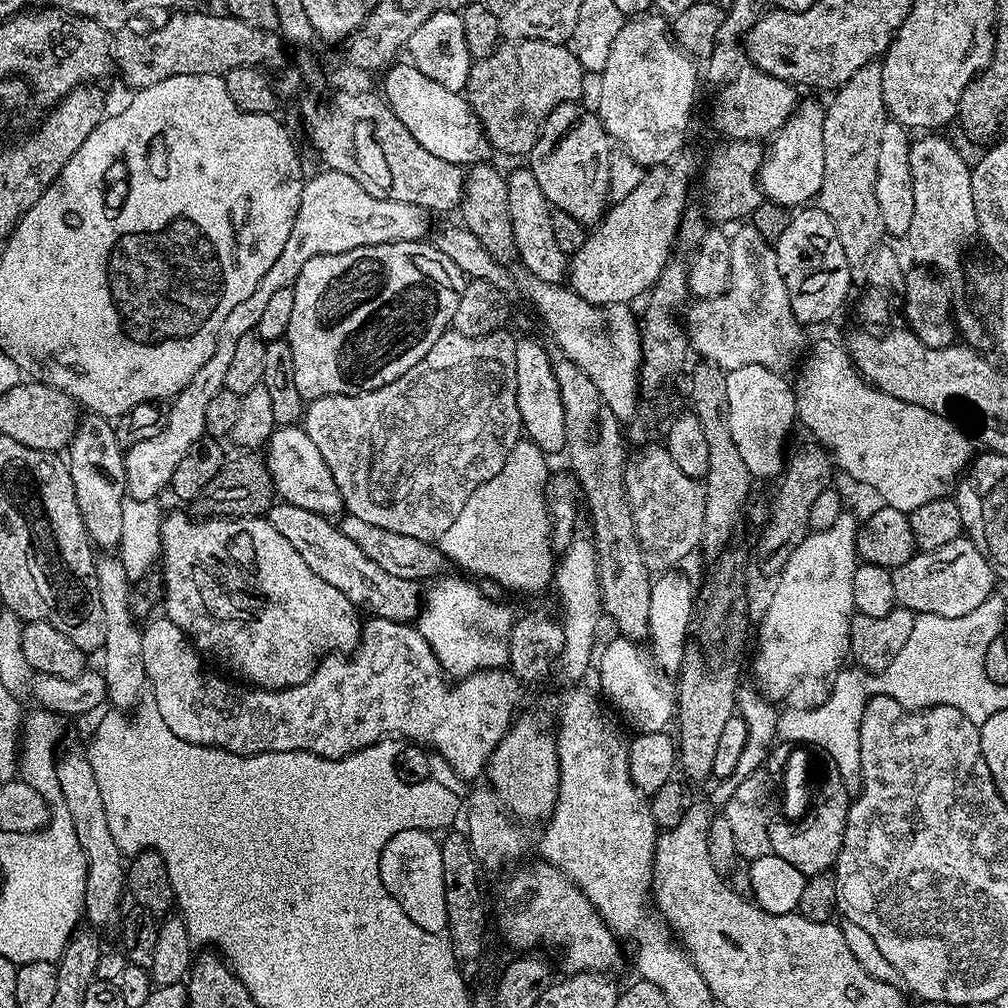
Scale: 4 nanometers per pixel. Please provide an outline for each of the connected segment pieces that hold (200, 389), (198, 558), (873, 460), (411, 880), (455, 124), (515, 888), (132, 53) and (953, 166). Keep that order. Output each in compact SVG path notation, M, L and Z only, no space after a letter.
M320 170L313 180L304 180L304 188L300 191L298 214L294 218L294 226L290 226L290 238L286 238L286 247L274 266L266 270L262 282L254 289L254 294L246 298L230 314L226 314L222 326L218 326L218 338L214 342L214 354L202 365L202 370L190 378L188 385L171 401L172 409L167 409L164 428L158 434L146 438L142 442L132 444L124 454L126 470L126 492L129 497L138 500L156 500L159 492L172 483L174 469L182 462L186 450L194 446L194 442L205 439L206 406L210 406L214 394L225 388L226 370L234 359L234 350L238 346L238 338L242 334L255 332L266 307L266 301L277 290L286 290L296 283L298 274L310 258L318 258L322 254L342 254L346 250L354 250L358 246L378 246L386 242L402 242L403 240L423 241L428 232L429 213L425 209L386 198L374 198L374 194L366 194L354 178L348 174L331 170Z
M168 512L163 517L160 530L160 553L162 564L164 562L164 592L162 588L162 600L164 596L164 608L167 619L173 620L182 629L189 640L196 645L197 649L205 657L213 656L216 660L221 660L228 668L233 668L240 676L245 676L249 680L249 685L260 690L279 690L282 688L293 688L302 682L306 682L314 674L316 667L325 656L333 654L348 654L360 643L360 629L362 627L361 613L346 598L346 594L339 592L335 586L330 586L310 566L306 566L306 561L274 526L264 516L214 516L211 518L195 518L191 520L184 512Z
M820 340L813 348L811 345L799 365L799 372L800 377L794 380L799 423L804 423L805 430L812 435L809 437L815 443L828 449L839 471L841 468L850 479L873 488L884 499L881 501L887 507L910 513L918 510L918 506L926 506L926 502L945 499L972 463L973 441L961 425L922 406L907 404L890 394L879 392L856 371L852 357L843 343Z
M416 828L394 834L382 850L378 871L382 874L382 886L386 886L394 902L398 902L398 906L402 906L422 930L443 933L447 929L442 850L440 840L431 831Z
M410 62L400 63L393 63L383 73L382 89L382 95L390 110L398 116L398 122L402 122L402 126L406 126L406 130L410 130L414 139L430 150L430 154L446 162L461 166L485 163L493 155L493 150L467 99L461 93L446 90L446 86L438 86L438 82L430 82L430 78L426 78L426 74L419 72Z
M537 862L528 864L525 868L520 868L504 884L504 889L500 892L500 901L494 904L494 924L500 927L500 932L504 935L504 940L512 948L524 948L520 950L532 950L528 948L549 948L552 952L560 955L560 960L564 963L564 972L571 974L574 972L602 972L607 973L608 968L616 964L616 959L620 956L621 945L615 932L608 929L606 921L596 913L593 906L582 894L582 890L562 870L558 870L552 864Z
M173 11L169 15L172 17L161 28L145 36L125 31L120 34L125 36L115 37L114 64L118 72L120 68L132 90L166 82L166 78L174 78L178 74L224 76L235 68L263 66L268 69L276 68L283 62L286 44L279 31L263 32L227 14L211 16L208 12L184 11Z
M924 134L921 140L912 140L910 146L910 174L914 182L914 219L906 237L908 248L917 265L927 266L941 273L949 274L960 264L968 240L977 239L980 223L974 210L974 190L972 189L972 168L964 161L964 156L940 134Z

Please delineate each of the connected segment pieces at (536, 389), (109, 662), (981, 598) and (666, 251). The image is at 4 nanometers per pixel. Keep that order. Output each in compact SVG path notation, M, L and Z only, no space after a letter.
M536 340L516 341L516 373L518 374L518 410L522 432L545 454L563 453L566 448L566 418L562 414L562 394L558 378L554 378L553 357Z
M115 555L101 556L104 557L96 560L96 581L98 594L102 598L102 614L106 614L102 675L108 691L107 703L116 708L132 708L139 702L140 695L146 692L146 666L142 666L142 631L138 627L137 617L132 615L134 588Z
M961 538L954 542L946 542L946 546L938 546L933 552L917 551L902 566L891 569L894 582L896 603L901 608L908 608L917 614L938 614L942 618L962 618L962 614L970 614L970 610L978 610L988 596L997 591L998 577L990 562L974 546L974 542Z
M656 166L645 171L642 182L626 194L626 198L615 201L604 213L604 219L588 233L580 248L570 256L570 267L566 277L572 291L577 292L591 304L627 304L631 305L645 295L662 274L664 267L673 259L672 243L675 245L680 231L680 219L685 208L689 207L688 176L680 168Z

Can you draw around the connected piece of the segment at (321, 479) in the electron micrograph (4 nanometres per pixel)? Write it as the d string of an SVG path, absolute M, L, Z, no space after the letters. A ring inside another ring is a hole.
M277 427L272 437L268 439L267 452L268 473L272 476L277 497L283 503L302 506L302 510L310 510L314 514L329 518L335 517L335 512L345 511L344 499L334 482L334 474L330 474L330 466L326 466L326 458L322 458L318 446L310 442L310 434L306 434L303 427Z

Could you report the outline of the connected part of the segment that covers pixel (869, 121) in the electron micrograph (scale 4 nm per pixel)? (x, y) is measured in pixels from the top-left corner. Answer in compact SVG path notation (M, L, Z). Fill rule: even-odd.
M873 62L862 66L862 70L858 70L858 74L854 74L854 78L850 78L841 88L835 89L833 98L829 104L826 104L826 115L824 118L824 129L822 130L822 146L824 147L824 177L822 178L822 186L820 187L820 195L818 197L818 207L825 212L830 218L830 222L834 222L834 230L838 230L838 242L842 242L842 254L846 254L846 262L852 267L853 281L860 282L865 279L865 265L867 265L871 254L875 248L880 247L885 239L884 223L882 222L882 214L878 214L878 194L874 194L874 182L878 174L878 150L882 143L882 126L886 126L886 122L890 118L887 108L884 107L884 99L882 98L882 70L880 64Z

